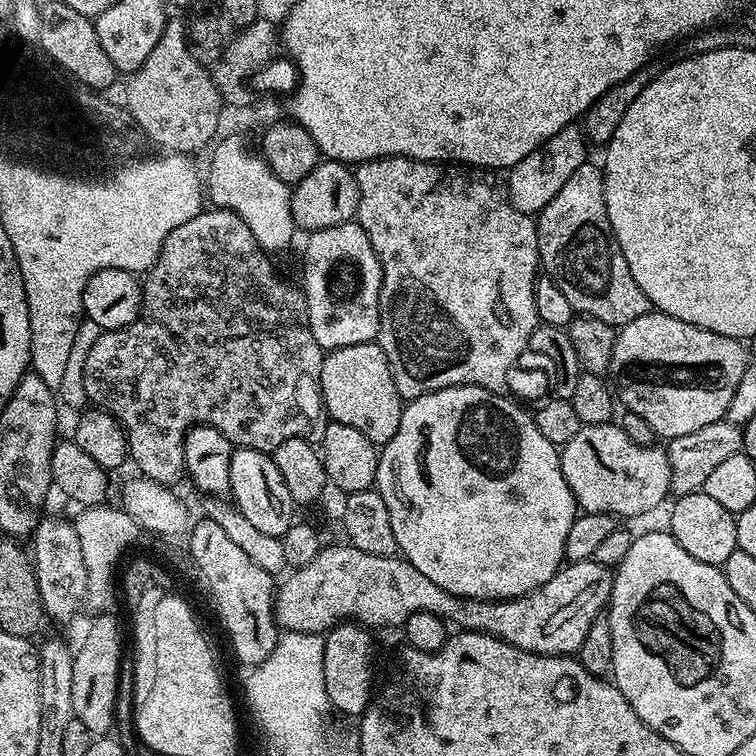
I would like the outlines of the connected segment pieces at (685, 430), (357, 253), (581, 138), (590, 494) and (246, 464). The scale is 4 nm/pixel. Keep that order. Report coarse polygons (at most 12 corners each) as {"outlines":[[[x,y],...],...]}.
{"outlines":[[[649,310],[616,333],[619,403],[660,438],[725,419],[741,341]],[[355,222],[309,231],[304,309],[325,350],[380,334],[382,266]],[[558,130],[507,173],[508,199],[539,214],[590,145]],[[616,422],[559,449],[584,512],[640,516],[670,496],[667,451]],[[236,448],[231,499],[262,534],[294,523],[290,490],[269,453]]]}

